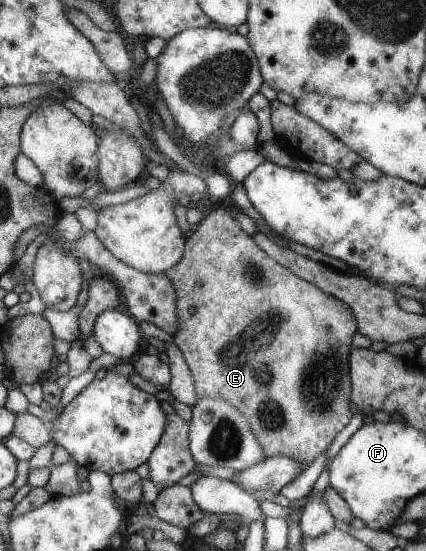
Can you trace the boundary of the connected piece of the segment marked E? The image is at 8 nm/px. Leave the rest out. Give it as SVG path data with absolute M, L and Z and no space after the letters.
M217 207L197 223L195 230L187 237L184 255L175 266L169 267L163 274L166 274L167 278L173 282L175 292L177 292L178 331L175 331L173 336L169 336L169 339L177 346L184 358L197 398L225 401L243 416L258 445L263 449L265 457L273 455L289 457L306 469L316 456L328 448L331 440L337 436L337 432L345 428L351 418L349 378L341 376L341 356L345 354L345 364L347 364L347 354L349 354L349 344L351 344L349 338L353 332L357 332L357 321L354 319L350 306L324 293L317 285L295 276L290 269L279 266L279 263L263 252L262 248L259 248L254 240L251 240L235 224L235 220L227 212Z

